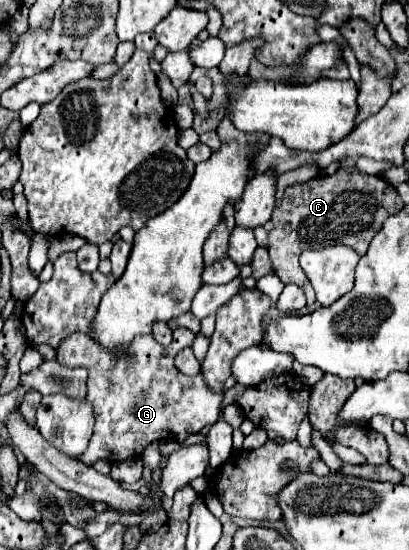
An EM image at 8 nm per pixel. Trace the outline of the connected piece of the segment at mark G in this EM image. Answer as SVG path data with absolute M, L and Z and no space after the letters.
M175 328L173 342L163 348L151 336L139 336L127 350L107 352L81 332L67 336L57 348L57 360L67 368L84 367L88 370L87 400L93 404L95 432L89 450L79 458L87 464L95 460L123 462L127 458L139 458L149 442L177 440L209 428L219 414L223 394L205 386L203 376L183 376L173 366L175 354L190 347L196 334L187 328Z

